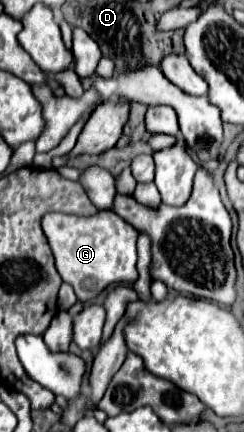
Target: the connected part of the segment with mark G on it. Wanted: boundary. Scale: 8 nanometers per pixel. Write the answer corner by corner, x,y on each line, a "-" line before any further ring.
99,211
93,217
47,213
41,225
61,279
75,289
79,301
95,299
109,285
133,285
137,281
137,231
115,211

